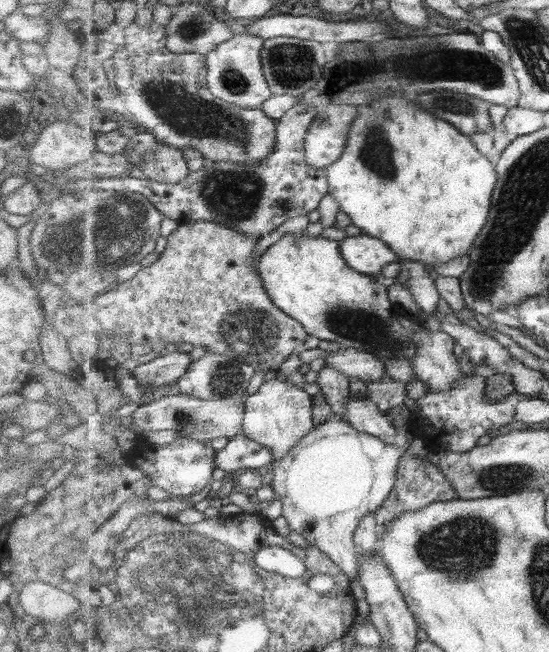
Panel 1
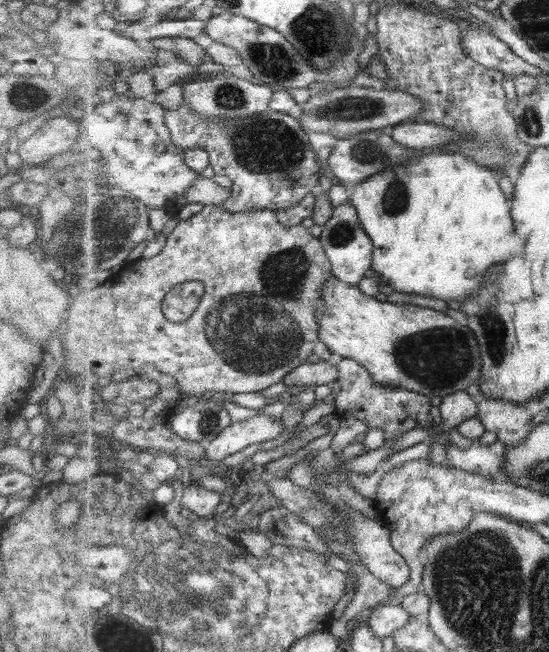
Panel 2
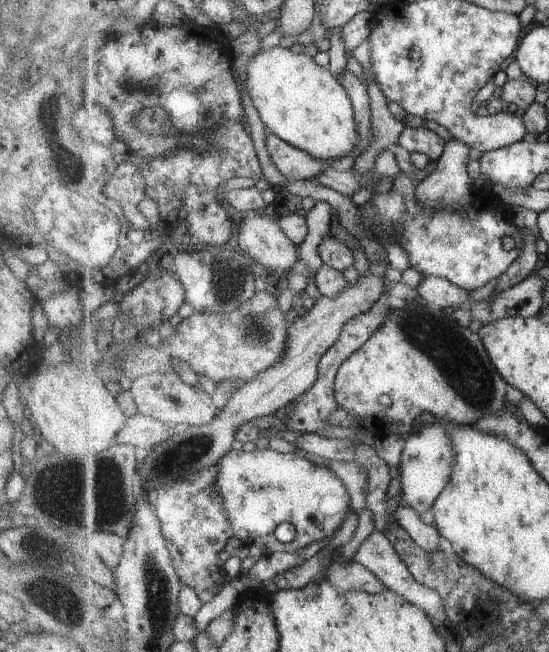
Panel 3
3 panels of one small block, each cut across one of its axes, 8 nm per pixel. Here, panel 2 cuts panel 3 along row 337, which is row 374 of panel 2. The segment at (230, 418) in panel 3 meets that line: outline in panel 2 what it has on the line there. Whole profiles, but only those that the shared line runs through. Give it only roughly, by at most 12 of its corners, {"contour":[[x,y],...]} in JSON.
{"contour":[[303,363],[284,378],[293,386],[331,384],[339,367]]}

